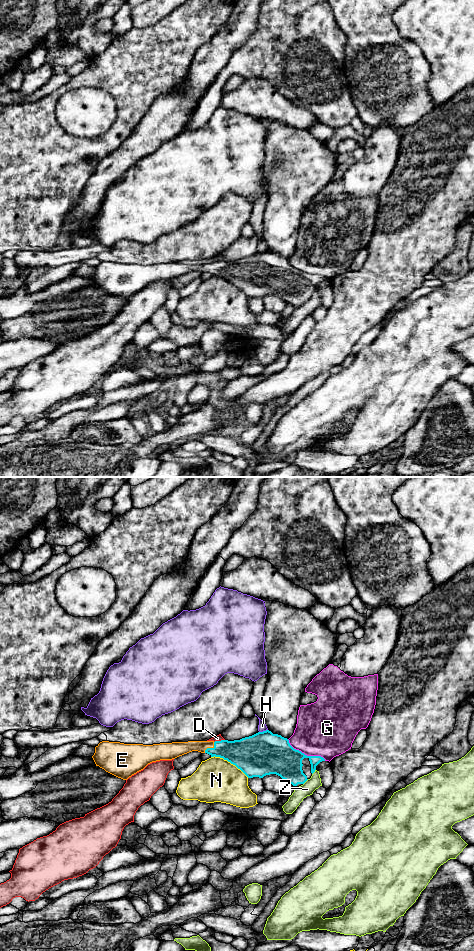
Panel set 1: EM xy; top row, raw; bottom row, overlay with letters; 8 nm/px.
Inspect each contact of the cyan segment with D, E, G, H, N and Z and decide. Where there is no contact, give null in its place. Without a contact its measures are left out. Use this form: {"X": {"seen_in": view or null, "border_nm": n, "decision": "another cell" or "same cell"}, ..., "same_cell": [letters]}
{"D": {"seen_in": "xy", "border_nm": 90, "decision": "another cell"}, "E": {"seen_in": "xy", "border_nm": 120, "decision": "same cell"}, "G": {"seen_in": "xy", "border_nm": 360, "decision": "another cell"}, "H": {"seen_in": "xy", "border_nm": 80, "decision": "another cell"}, "N": {"seen_in": "xy", "border_nm": 340, "decision": "another cell"}, "Z": {"seen_in": "xy", "border_nm": 60, "decision": "another cell"}, "same_cell": ["E"]}

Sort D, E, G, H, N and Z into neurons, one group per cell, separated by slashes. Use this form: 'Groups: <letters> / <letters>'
Groups: D / E / G / H / N / Z

